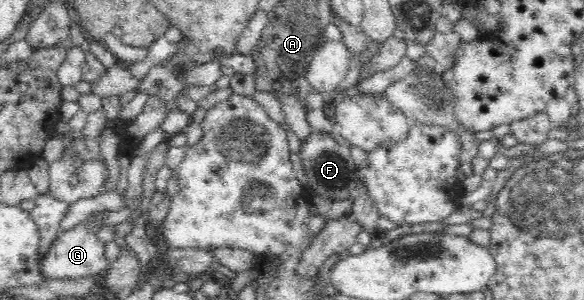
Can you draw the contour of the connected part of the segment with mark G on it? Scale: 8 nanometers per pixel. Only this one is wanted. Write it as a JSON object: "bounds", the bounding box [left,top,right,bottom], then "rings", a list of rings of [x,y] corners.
{"bounds":[41,212,110,279],"rings":[[[101,212],[88,215],[80,225],[59,235],[50,247],[49,252],[41,261],[41,274],[45,279],[82,279],[82,277],[94,276],[108,268],[110,261],[104,255],[104,242],[96,237],[96,232],[104,225],[101,223]]]}

